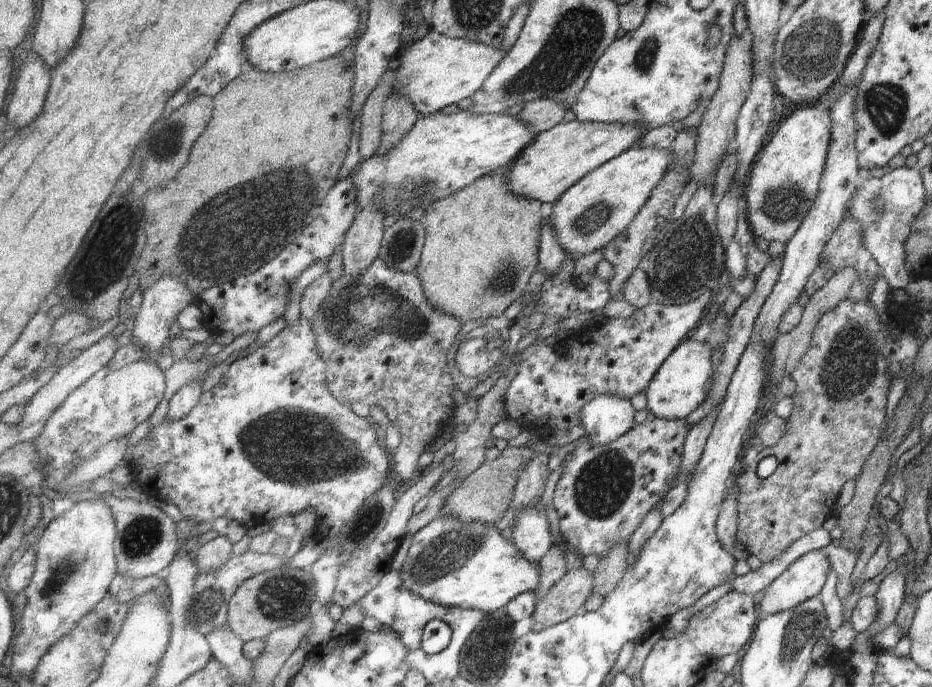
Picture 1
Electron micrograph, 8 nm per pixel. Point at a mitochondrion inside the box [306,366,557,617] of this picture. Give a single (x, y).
(443, 556)

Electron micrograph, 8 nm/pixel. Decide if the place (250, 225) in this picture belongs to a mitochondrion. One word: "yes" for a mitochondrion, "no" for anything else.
yes

